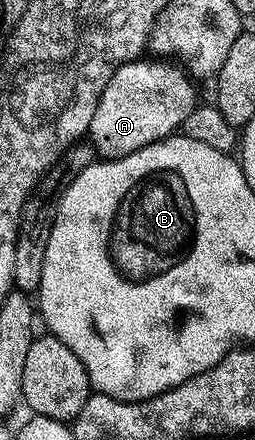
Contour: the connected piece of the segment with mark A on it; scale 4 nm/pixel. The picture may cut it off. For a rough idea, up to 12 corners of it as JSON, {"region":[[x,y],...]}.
{"region":[[134,59],[113,73],[89,141],[120,159],[176,134],[197,105],[186,70]]}

